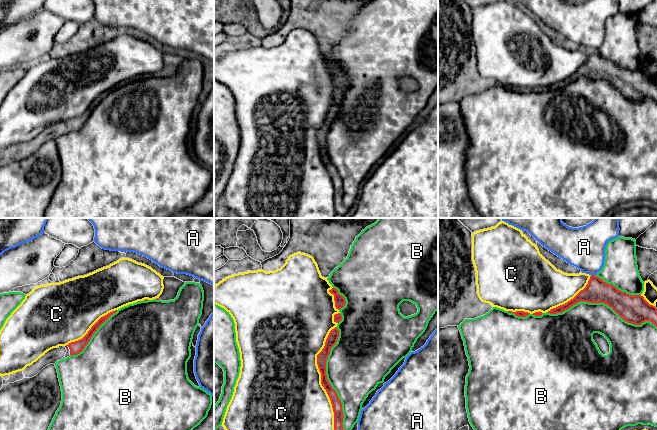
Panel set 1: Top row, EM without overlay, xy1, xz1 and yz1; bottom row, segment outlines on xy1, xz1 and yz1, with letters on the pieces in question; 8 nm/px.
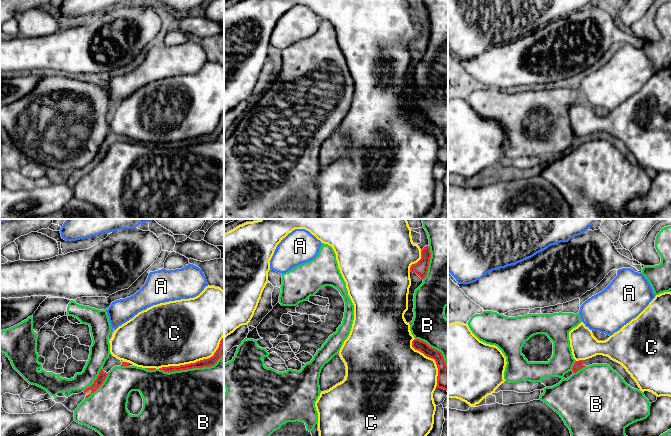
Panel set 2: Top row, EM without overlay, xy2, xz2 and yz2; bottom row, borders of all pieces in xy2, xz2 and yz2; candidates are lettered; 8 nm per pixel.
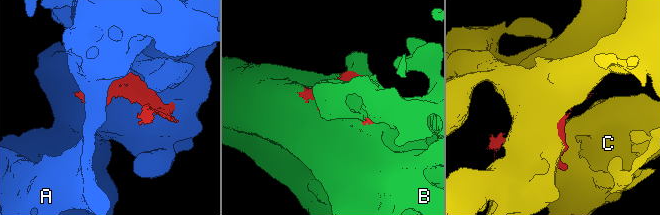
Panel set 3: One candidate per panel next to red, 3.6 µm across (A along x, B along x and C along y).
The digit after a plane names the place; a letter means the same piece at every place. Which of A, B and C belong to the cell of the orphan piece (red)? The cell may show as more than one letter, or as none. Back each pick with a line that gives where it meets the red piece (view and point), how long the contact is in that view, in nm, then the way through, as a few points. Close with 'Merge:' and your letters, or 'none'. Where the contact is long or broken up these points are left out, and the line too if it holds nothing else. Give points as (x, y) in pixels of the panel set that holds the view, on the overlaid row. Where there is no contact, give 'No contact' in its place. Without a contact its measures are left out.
Merge: none

